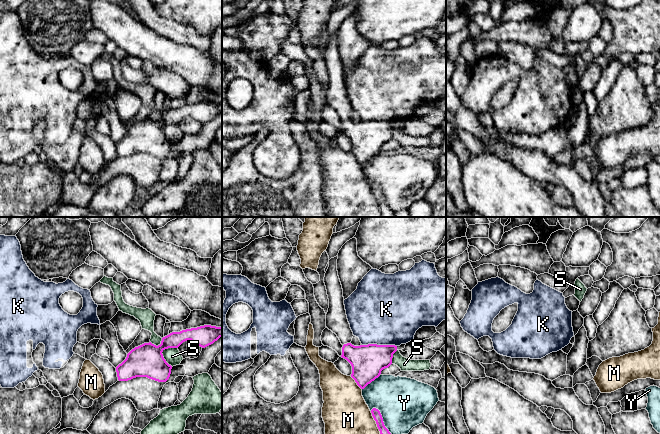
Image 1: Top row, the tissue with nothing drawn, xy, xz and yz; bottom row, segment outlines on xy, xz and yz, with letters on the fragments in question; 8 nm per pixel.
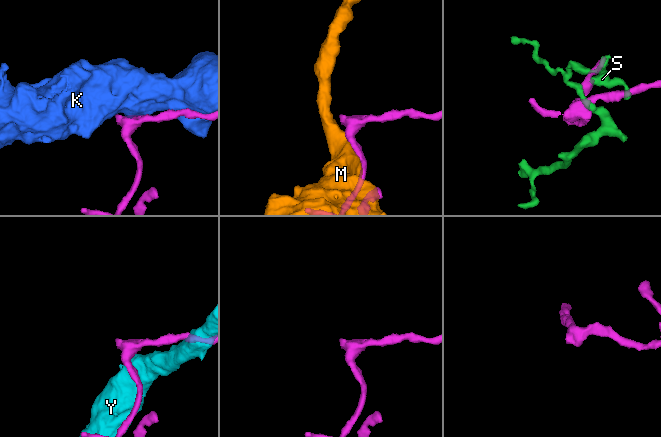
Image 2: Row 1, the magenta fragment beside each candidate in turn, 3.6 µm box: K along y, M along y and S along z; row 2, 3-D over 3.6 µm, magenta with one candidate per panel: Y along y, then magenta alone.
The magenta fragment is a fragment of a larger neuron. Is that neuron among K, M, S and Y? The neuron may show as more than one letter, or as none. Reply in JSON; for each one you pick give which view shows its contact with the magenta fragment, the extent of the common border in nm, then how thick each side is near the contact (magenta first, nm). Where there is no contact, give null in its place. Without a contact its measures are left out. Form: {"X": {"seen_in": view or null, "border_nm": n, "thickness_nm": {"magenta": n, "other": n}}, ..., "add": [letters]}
{"add": []}

